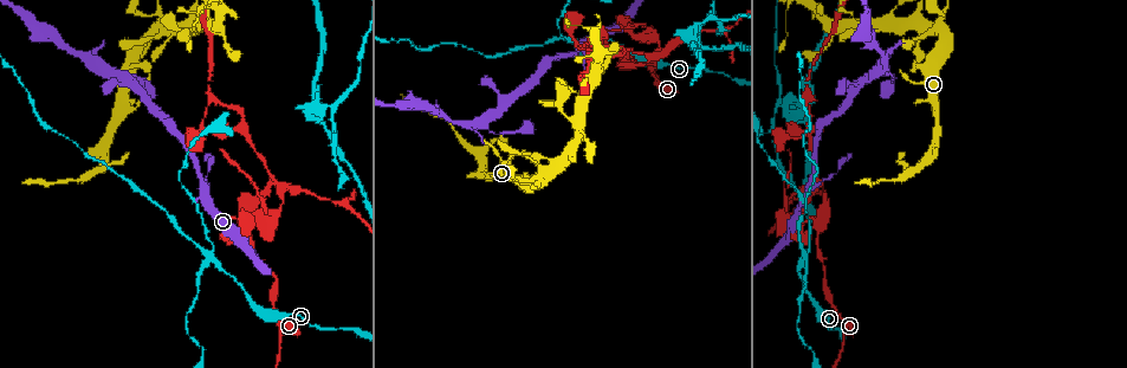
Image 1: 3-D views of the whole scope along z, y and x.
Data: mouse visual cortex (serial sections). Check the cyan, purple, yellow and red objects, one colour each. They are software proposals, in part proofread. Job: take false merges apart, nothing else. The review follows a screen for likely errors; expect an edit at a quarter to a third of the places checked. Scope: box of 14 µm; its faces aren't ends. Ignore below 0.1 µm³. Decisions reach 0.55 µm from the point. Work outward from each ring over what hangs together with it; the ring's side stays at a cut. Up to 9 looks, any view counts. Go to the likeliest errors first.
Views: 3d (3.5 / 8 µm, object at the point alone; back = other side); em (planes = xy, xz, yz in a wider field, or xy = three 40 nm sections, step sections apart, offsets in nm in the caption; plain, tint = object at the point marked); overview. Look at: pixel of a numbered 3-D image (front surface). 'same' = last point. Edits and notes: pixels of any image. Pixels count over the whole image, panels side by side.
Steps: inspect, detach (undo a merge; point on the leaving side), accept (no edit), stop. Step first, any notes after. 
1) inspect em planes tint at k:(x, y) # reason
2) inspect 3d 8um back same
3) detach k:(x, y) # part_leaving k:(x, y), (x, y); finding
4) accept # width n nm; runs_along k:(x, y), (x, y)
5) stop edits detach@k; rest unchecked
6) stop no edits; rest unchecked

inspect 3d 3.5um at 1:(272, 181) # thick turns thin

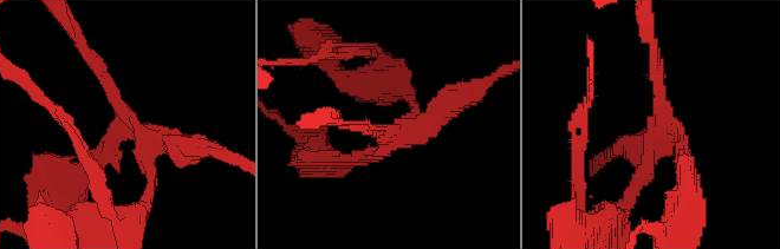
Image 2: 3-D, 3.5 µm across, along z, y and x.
inspect em xy step 1 tint at 2:(393, 145) # arms 4; arm_widths 150, 150, 200, 300 nm; now the EM

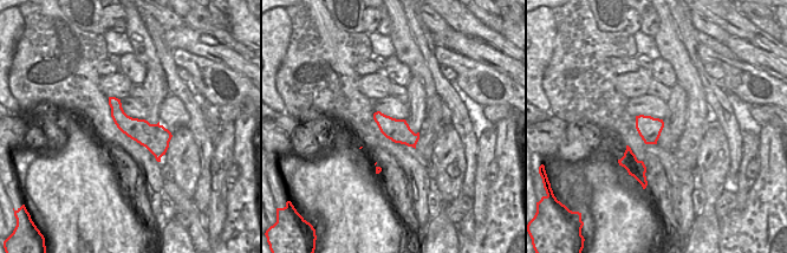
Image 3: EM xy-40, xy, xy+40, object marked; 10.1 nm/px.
accept # width 240 nm; runs_along 3:(111, 99), (117, 112), (162, 151); continuous, no second cell

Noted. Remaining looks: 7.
inspect 3d 3.5um at 1:(806, 256)

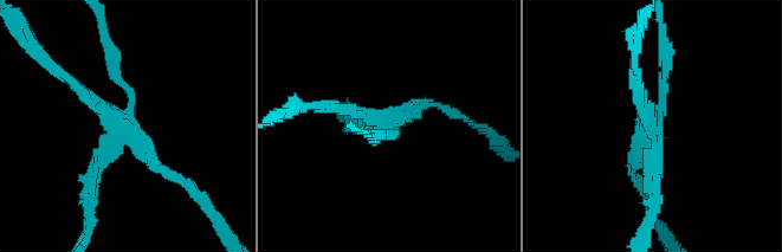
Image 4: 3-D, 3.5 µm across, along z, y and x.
inspect em xy step 3 tint at 4:(392, 119) # arms 4; arm_widths 150, 150, 150, 150 nm

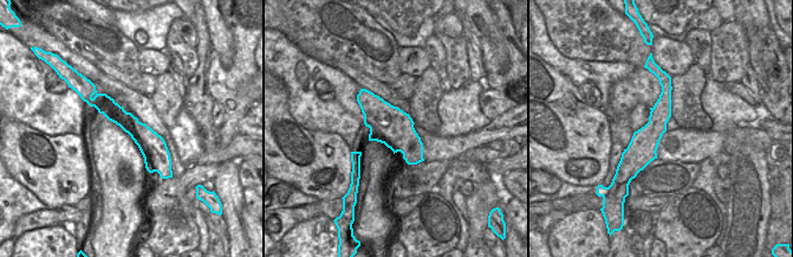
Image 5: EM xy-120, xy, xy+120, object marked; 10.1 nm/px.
detach 4:(111, 69) # width 400 nm; part_leaving 4:(129, 110), (103, 26); two cells meet here

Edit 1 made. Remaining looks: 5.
inspect overview # see it whole again

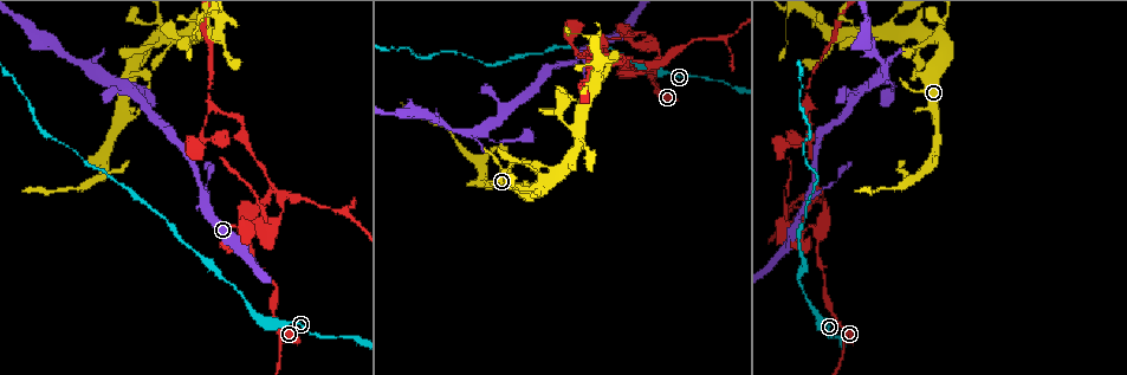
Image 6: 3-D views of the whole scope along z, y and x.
inspect 3d 3.5um at 6:(213, 109) # arms part here

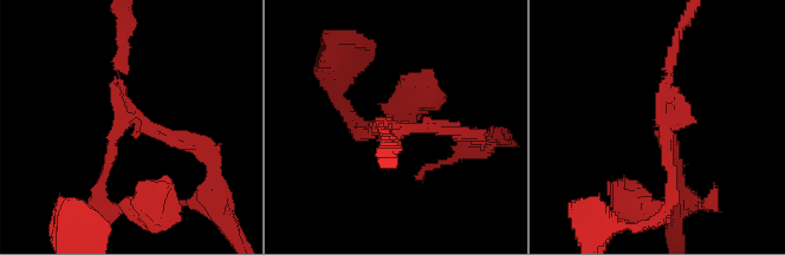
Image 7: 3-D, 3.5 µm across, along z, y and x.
inspect em planes tint at 7:(398, 137) # need the tissue

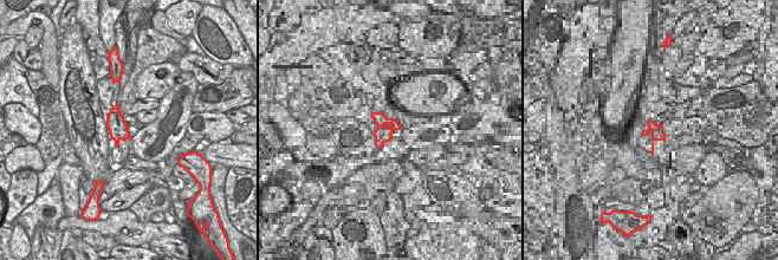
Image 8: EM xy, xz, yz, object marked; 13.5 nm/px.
accept # runs_along 7:(198, 149), (133, 119), (114, 137), (99, 184); continuous, no second cell

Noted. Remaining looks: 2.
inspect 3d 8um at 6:(536, 186) # arms part here

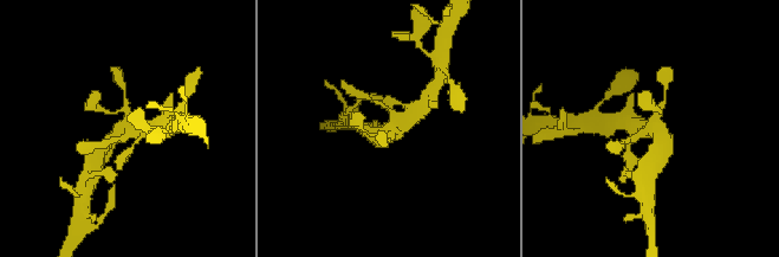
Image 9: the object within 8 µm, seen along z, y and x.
inspect em xy step 3 tint at 9:(128, 130)

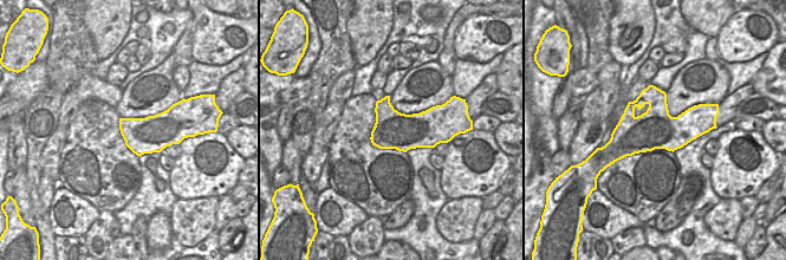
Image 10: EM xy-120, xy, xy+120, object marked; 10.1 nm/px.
accept # runs_along 9:(102, 151), (121, 130), (156, 124); all the same cell

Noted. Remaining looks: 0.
stop edits detach@4; rest unchecked

